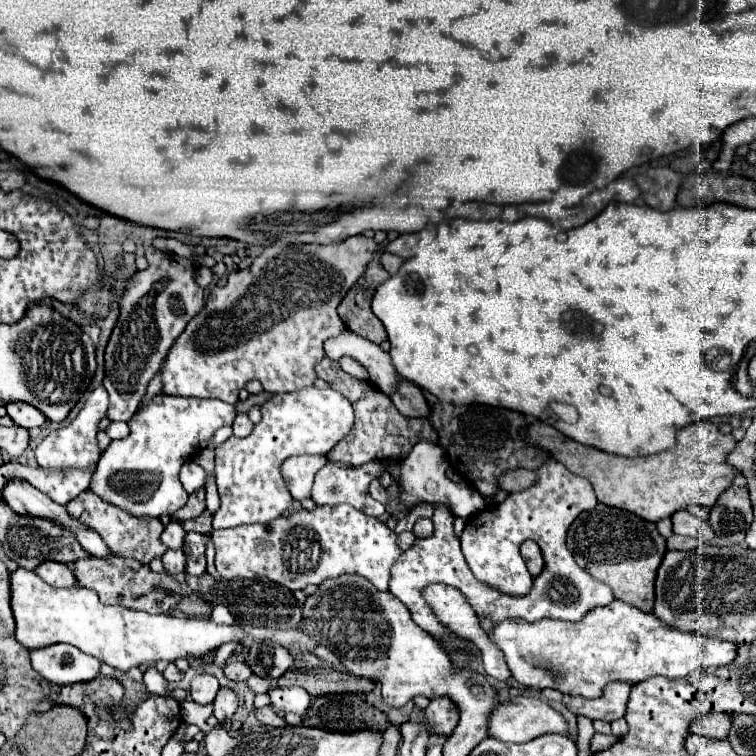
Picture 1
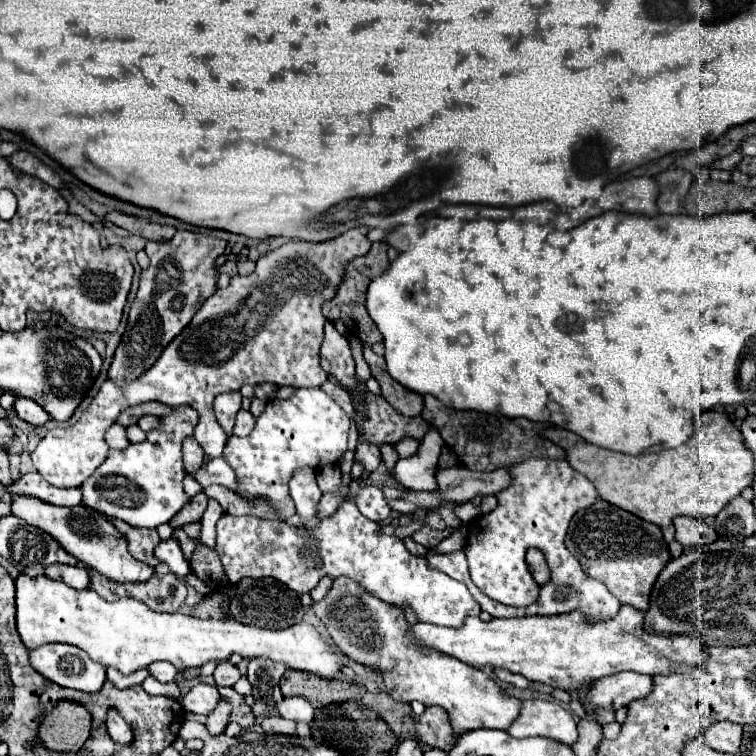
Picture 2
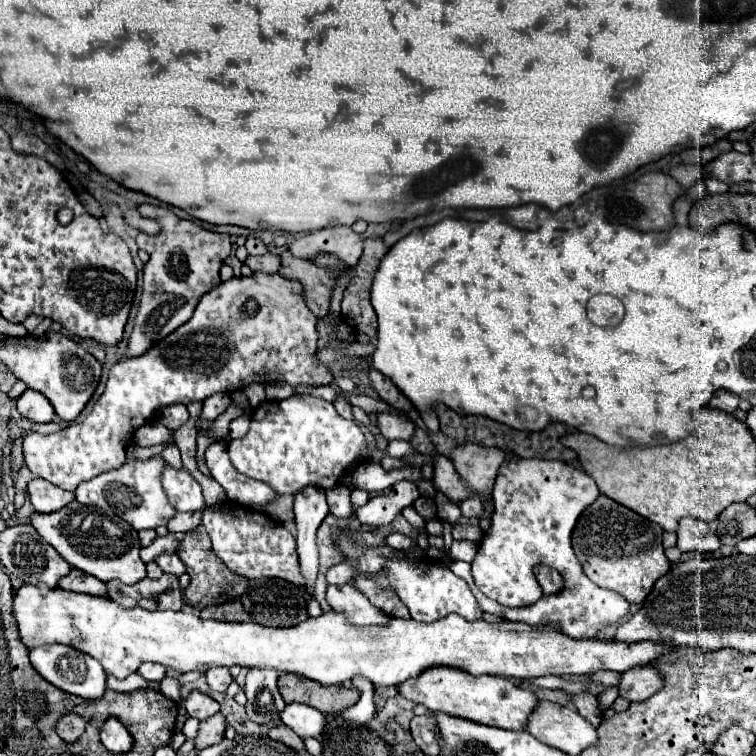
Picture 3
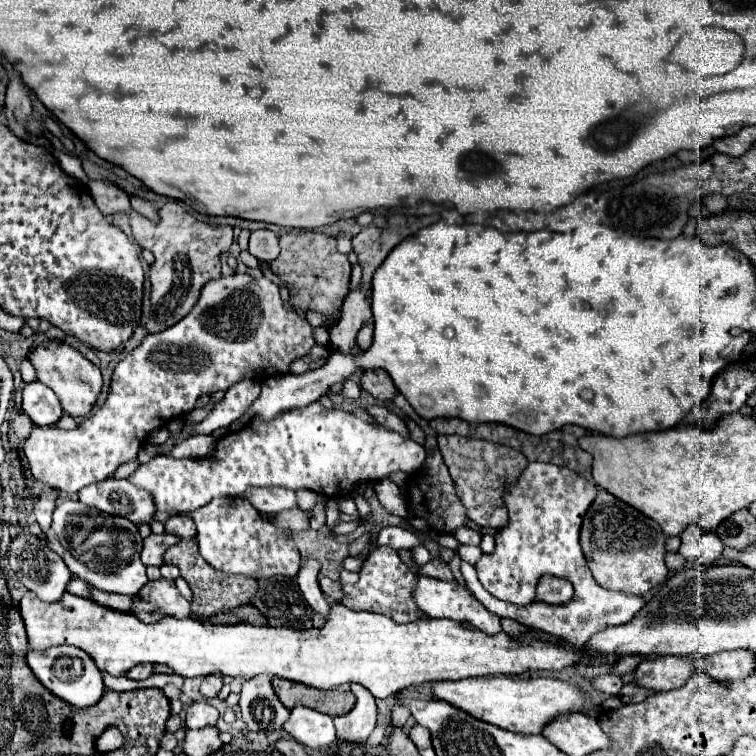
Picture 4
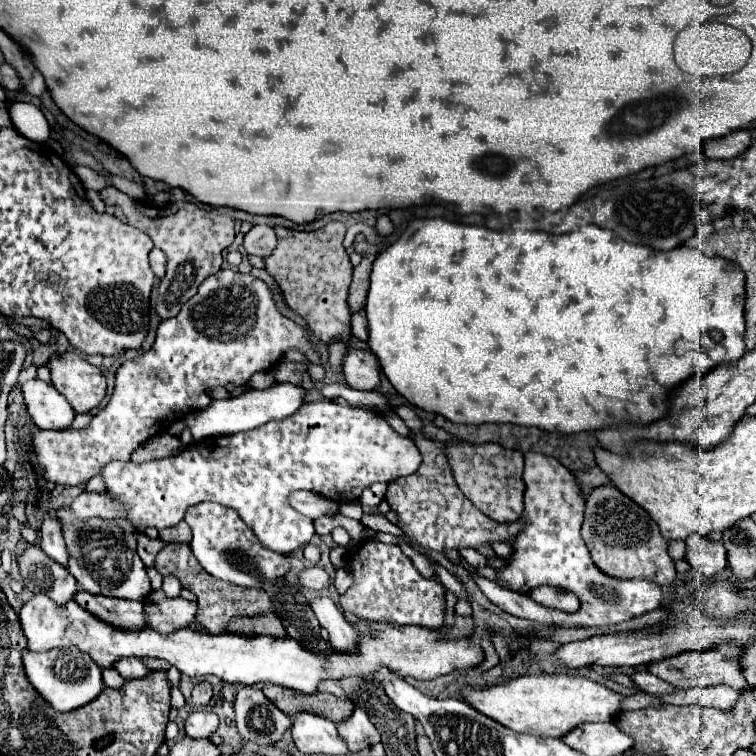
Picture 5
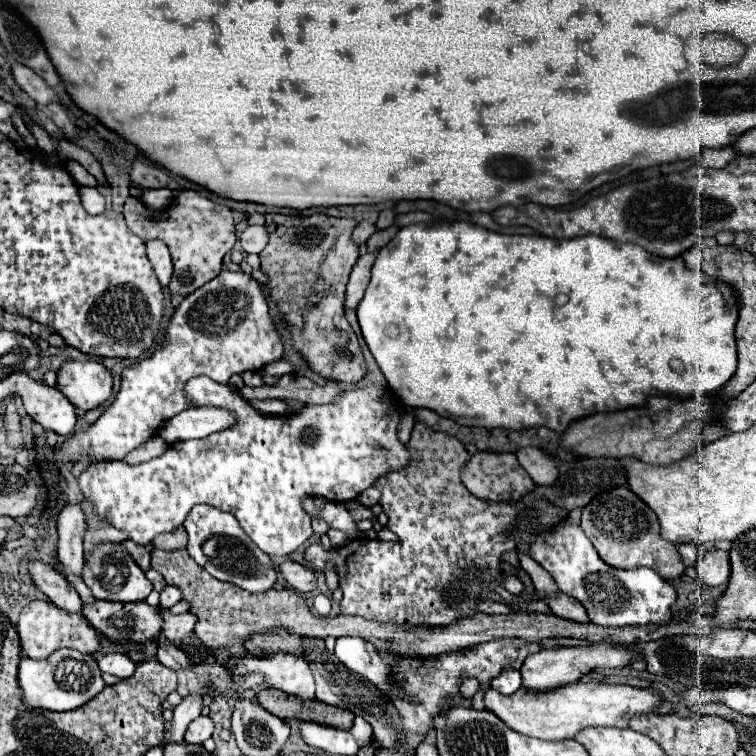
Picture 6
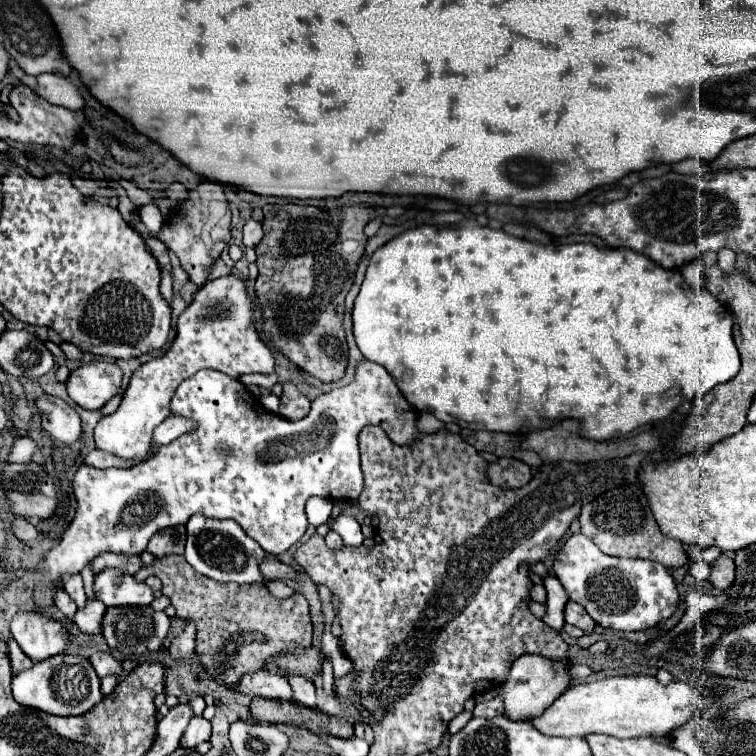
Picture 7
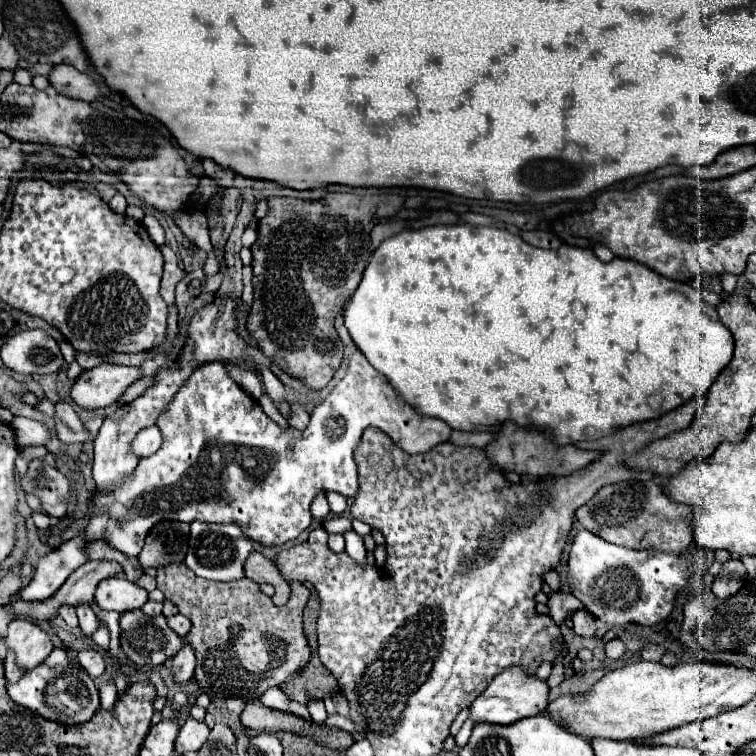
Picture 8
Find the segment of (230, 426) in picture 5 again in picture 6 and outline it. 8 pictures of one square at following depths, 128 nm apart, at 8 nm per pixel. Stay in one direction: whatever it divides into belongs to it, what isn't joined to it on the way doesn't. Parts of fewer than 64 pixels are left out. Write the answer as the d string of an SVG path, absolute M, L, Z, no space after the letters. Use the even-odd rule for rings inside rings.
M252 400L250 404L254 410L266 416L282 416L284 412L288 412L288 404L284 400ZM188 408L164 422L158 436L166 444L174 444L190 438L204 438L212 432L232 426L236 420L228 410L220 408Z

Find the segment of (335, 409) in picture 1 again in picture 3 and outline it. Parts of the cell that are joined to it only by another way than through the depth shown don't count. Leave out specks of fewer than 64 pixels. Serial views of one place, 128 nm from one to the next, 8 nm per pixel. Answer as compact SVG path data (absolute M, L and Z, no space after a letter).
M290 396L278 402L262 402L252 412L248 434L228 442L228 454L232 466L240 474L266 482L280 494L292 494L306 486L330 490L342 482L346 470L354 464L380 464L384 456L402 460L408 454L416 454L416 450L404 440L390 440L386 450L368 446L358 422L338 416L334 404L314 396Z

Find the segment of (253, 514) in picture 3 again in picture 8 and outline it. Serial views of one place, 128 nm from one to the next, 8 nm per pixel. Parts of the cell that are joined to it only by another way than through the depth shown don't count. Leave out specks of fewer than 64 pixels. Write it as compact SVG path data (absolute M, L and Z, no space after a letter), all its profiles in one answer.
M192 522L190 530L190 554L188 558L188 568L194 570L196 576L206 578L206 580L216 580L216 582L226 582L226 580L238 580L244 576L244 560L248 558L252 550L252 540L244 536L244 532L236 524L204 524L204 522Z

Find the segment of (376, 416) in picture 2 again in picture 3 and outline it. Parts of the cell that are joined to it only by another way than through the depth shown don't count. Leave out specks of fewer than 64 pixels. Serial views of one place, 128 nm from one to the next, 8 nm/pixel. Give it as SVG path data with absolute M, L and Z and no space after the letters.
M378 414L378 428L390 440L410 440L414 434L414 424L396 414Z

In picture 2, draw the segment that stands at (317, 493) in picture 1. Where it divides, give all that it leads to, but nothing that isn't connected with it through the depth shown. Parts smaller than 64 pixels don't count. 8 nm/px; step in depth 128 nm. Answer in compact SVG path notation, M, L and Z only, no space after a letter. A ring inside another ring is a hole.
M328 466L328 468L322 468L318 470L316 474L316 480L318 480L318 486L322 492L328 492L328 490L336 490L342 486L342 472L338 466ZM362 486L362 490L356 496L356 506L368 520L374 522L386 520L392 512L384 492L378 486Z

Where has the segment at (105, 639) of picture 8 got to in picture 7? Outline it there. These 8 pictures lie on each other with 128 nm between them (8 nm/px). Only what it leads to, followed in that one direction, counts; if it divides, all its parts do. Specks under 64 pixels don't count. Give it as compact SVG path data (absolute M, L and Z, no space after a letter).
M88 600L84 610L78 610L74 616L76 626L88 634L88 636L96 636L102 634L102 618L106 614L106 606L100 604L100 600Z

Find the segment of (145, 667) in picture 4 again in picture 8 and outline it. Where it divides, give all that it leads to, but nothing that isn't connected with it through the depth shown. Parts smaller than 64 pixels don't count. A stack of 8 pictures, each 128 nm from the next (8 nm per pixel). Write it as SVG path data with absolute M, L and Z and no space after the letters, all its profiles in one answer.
M80 650L78 652L78 664L90 674L90 676L100 676L104 672L104 658L96 650Z

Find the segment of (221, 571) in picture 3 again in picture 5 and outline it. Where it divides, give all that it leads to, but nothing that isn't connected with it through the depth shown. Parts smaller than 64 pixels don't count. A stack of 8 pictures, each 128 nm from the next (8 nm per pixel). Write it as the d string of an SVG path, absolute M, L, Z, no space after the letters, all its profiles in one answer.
M166 544L158 556L156 556L156 570L162 576L176 576L182 586L190 592L196 594L198 598L198 612L196 612L196 622L208 632L208 634L224 634L226 624L232 618L238 616L256 616L260 612L272 612L272 600L262 588L240 588L236 584L220 582L214 576L208 576L204 568L200 568L198 560L192 556L190 544Z

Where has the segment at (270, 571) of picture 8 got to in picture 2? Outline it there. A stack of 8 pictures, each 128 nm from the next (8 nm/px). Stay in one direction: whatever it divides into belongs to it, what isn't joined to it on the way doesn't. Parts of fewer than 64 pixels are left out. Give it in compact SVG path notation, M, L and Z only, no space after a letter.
M344 576L336 578L332 590L312 608L324 620L332 640L354 662L382 668L384 684L396 702L418 700L426 706L444 708L456 734L482 726L506 730L520 716L520 698L500 690L496 680L492 680L484 670L468 668L468 664L452 660L452 656L412 644L412 640L404 636L408 628L404 614L396 606L390 606L360 588L354 580Z

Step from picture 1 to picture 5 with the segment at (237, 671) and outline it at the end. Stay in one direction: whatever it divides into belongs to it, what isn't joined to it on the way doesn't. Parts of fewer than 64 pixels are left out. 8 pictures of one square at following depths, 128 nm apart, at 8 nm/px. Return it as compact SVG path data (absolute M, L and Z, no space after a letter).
M208 682L198 684L198 686L192 690L192 708L194 708L194 710L206 708L208 702L210 702L210 698L212 698L212 694L214 694L214 690L212 690L212 686L210 686Z

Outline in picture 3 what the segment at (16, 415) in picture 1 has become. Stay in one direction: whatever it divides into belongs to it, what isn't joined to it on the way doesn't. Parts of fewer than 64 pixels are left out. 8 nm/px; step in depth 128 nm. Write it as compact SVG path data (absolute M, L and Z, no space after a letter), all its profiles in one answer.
M28 388L28 390L18 398L18 412L20 412L24 418L28 418L28 420L32 420L32 422L40 422L40 424L52 422L54 416L56 416L56 412L54 412L50 400L44 398L42 392L34 392L32 388Z

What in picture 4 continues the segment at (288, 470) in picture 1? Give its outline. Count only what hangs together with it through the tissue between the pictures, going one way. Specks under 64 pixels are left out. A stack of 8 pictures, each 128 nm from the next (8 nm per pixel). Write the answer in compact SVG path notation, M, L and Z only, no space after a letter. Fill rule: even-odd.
M322 498L316 508L312 510L312 516L310 516L310 528L314 530L320 530L326 526L326 518L324 518L324 504L326 504L326 498ZM302 560L300 572L298 572L298 586L306 598L306 602L312 606L312 610L316 614L320 614L322 618L330 616L330 602L324 598L320 586L318 586L318 570L320 570L320 562L318 560Z

